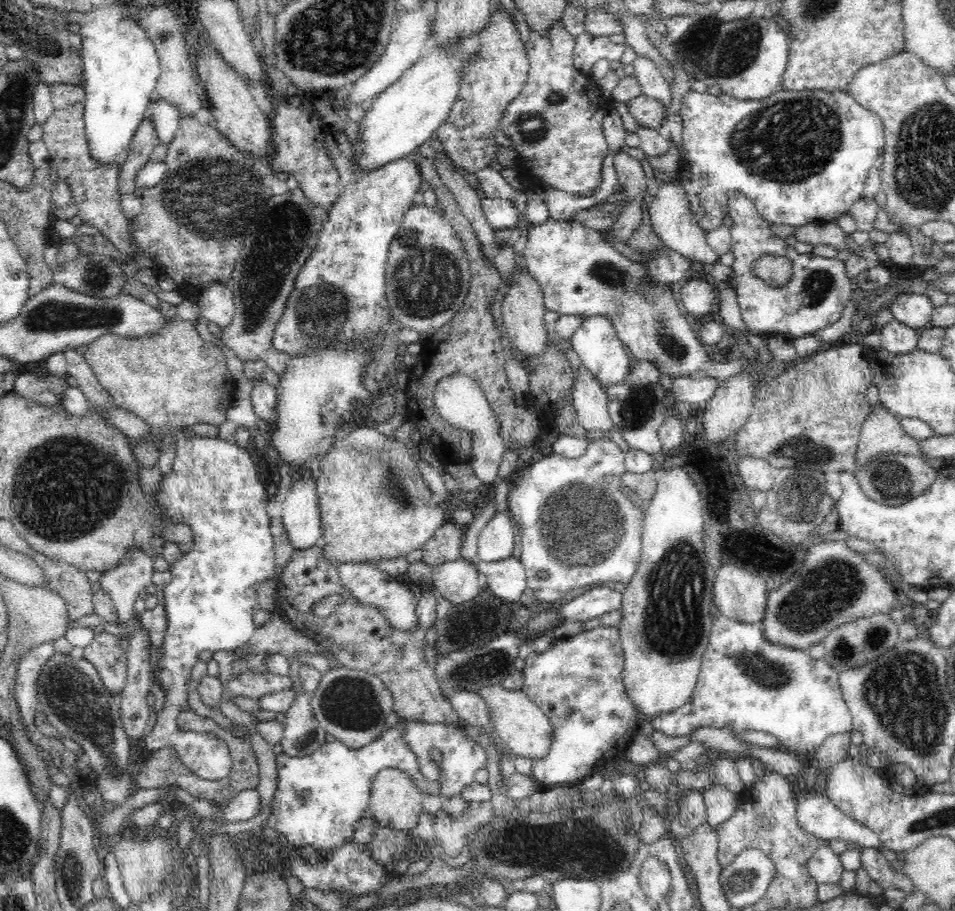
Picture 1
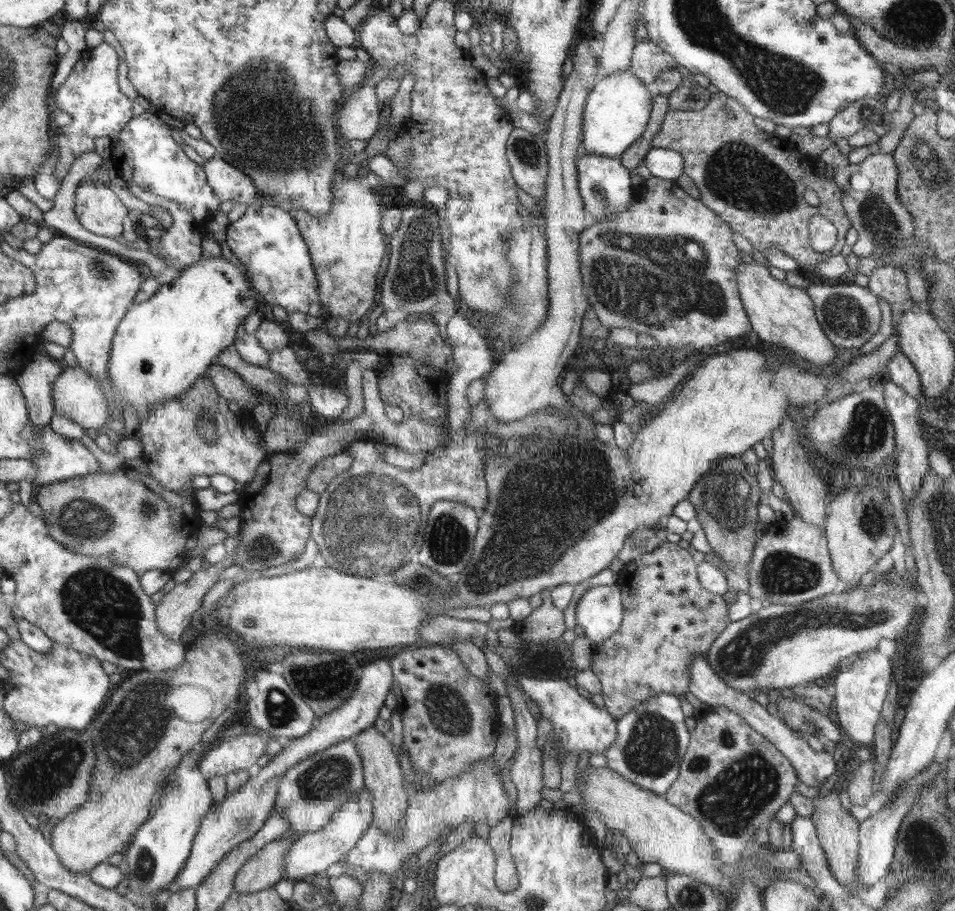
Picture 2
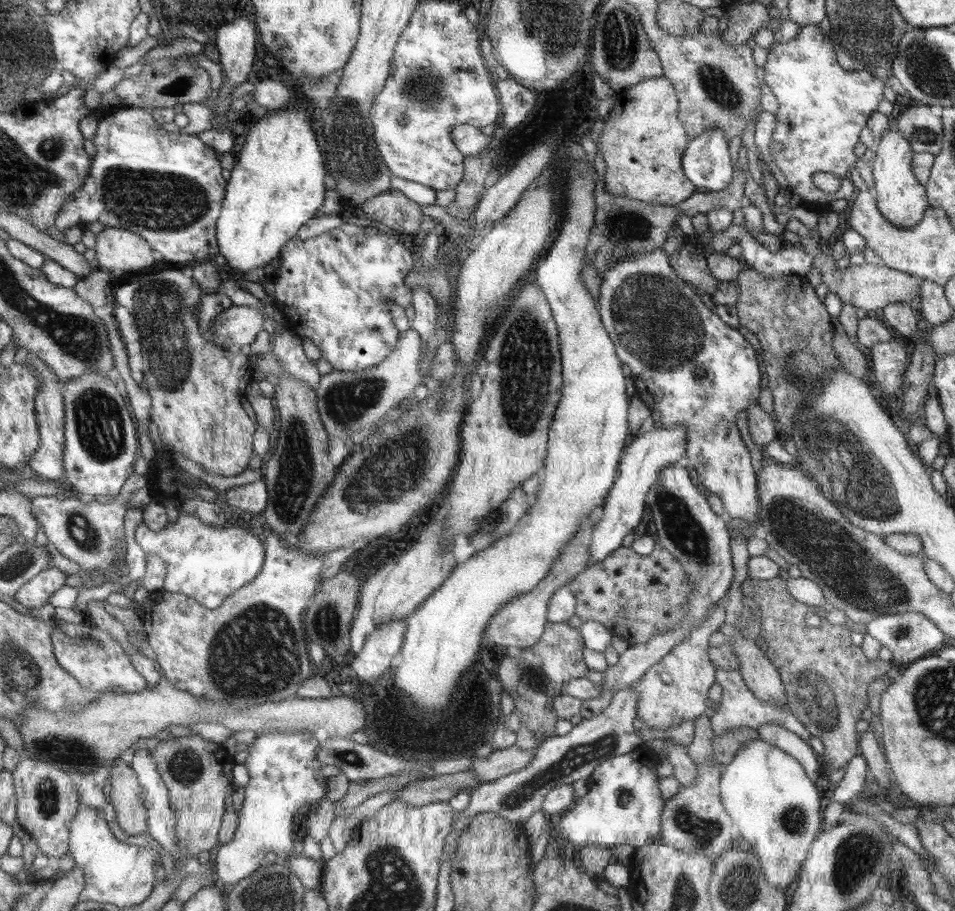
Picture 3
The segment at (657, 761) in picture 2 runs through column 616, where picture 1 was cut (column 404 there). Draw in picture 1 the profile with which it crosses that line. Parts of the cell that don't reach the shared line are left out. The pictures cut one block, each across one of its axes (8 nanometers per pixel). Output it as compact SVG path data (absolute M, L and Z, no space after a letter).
M399 724L387 728L379 738L359 749L350 749L339 740L329 743L322 742L318 750L308 756L298 758L282 753L276 755L276 762L278 781L271 802L271 814L266 823L275 834L281 835L286 844L293 849L308 844L318 851L332 850L333 847L352 840L355 822L363 817L364 810L369 807L369 783L372 782L373 776L385 767L396 768L408 774L417 789L425 795L434 793L438 796L437 791L441 789L438 782L424 782L424 776L420 774L420 765L416 766L416 753L413 753L412 749L408 748L408 744L405 744Z

